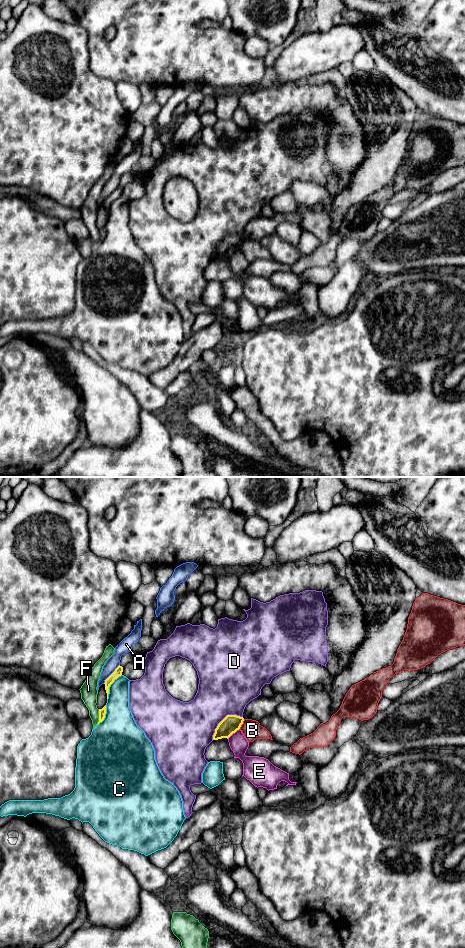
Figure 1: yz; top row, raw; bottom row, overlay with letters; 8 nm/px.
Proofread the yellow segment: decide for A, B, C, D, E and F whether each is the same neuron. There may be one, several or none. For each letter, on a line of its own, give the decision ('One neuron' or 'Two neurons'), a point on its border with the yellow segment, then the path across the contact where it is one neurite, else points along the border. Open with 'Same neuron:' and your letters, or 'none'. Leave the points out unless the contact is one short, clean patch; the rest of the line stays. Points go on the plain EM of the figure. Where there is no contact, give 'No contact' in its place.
Same neuron: none
A: Two neurons. Touches yellow at yz (111, 194)
B: Two neurons. Touches yellow at yz (242, 243). Boundary: yz (244, 239), (239, 248)
C: Two neurons. Touches yellow at yz (109, 206)
D: Two neurons. Touches yellow at yz (222, 240)
E: Two neurons. Touches yellow at yz (233, 252)
F: Two neurons. Touches yellow at yz (99, 237)

